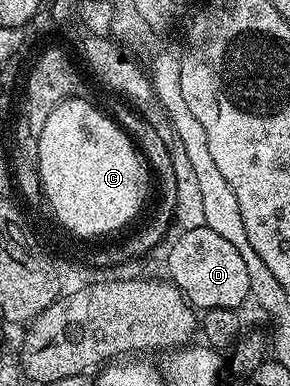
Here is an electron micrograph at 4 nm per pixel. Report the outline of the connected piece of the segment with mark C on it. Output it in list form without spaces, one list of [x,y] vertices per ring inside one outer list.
[[[88,98],[83,101],[73,99],[53,111],[49,127],[45,127],[41,139],[41,171],[45,171],[45,187],[49,187],[49,199],[53,199],[57,215],[69,223],[69,228],[73,227],[68,233],[70,236],[75,231],[102,231],[105,237],[109,237],[140,213],[149,191],[151,171],[128,134],[91,103]]]

